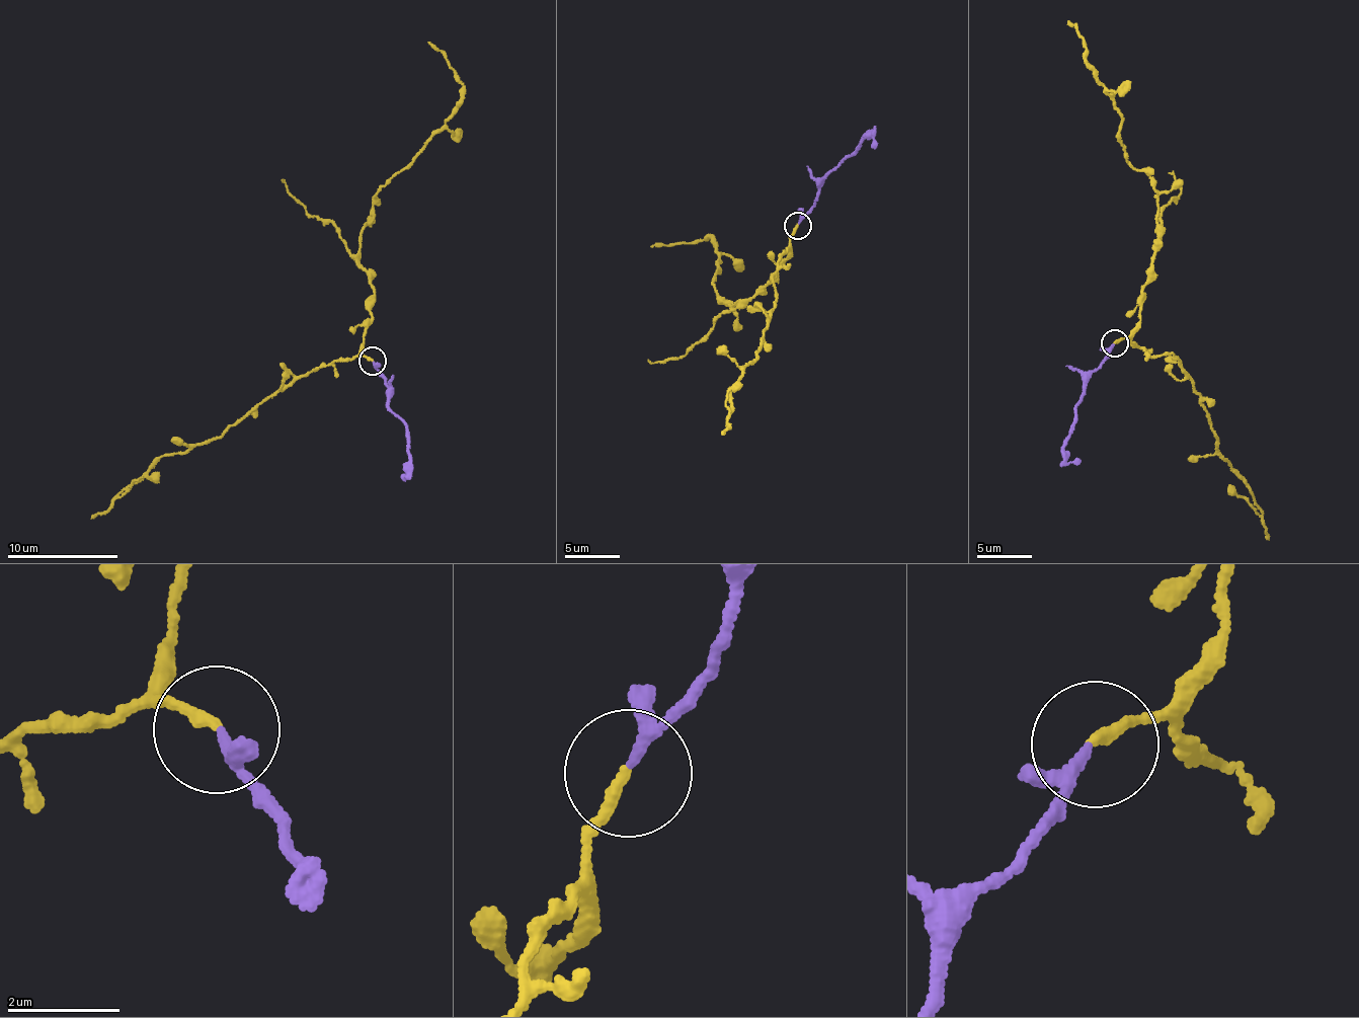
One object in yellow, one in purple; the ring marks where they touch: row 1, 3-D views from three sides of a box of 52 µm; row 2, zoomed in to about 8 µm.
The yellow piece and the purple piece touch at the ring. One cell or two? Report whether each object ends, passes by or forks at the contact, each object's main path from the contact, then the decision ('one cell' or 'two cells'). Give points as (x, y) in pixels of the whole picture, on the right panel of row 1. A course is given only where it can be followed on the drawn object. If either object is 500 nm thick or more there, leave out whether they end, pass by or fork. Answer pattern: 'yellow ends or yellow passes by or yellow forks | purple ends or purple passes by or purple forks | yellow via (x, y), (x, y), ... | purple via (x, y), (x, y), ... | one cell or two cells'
yellow ends | purple passes by | yellow via (1115, 343), (1141, 320), (1158, 206), (1152, 180), (1126, 161), (1121, 118), (1085, 58), (1085, 38), (1067, 20) | purple via (1115, 343), (1093, 373), (1076, 407), (1064, 457), (1070, 462), (1082, 461) | one cell

